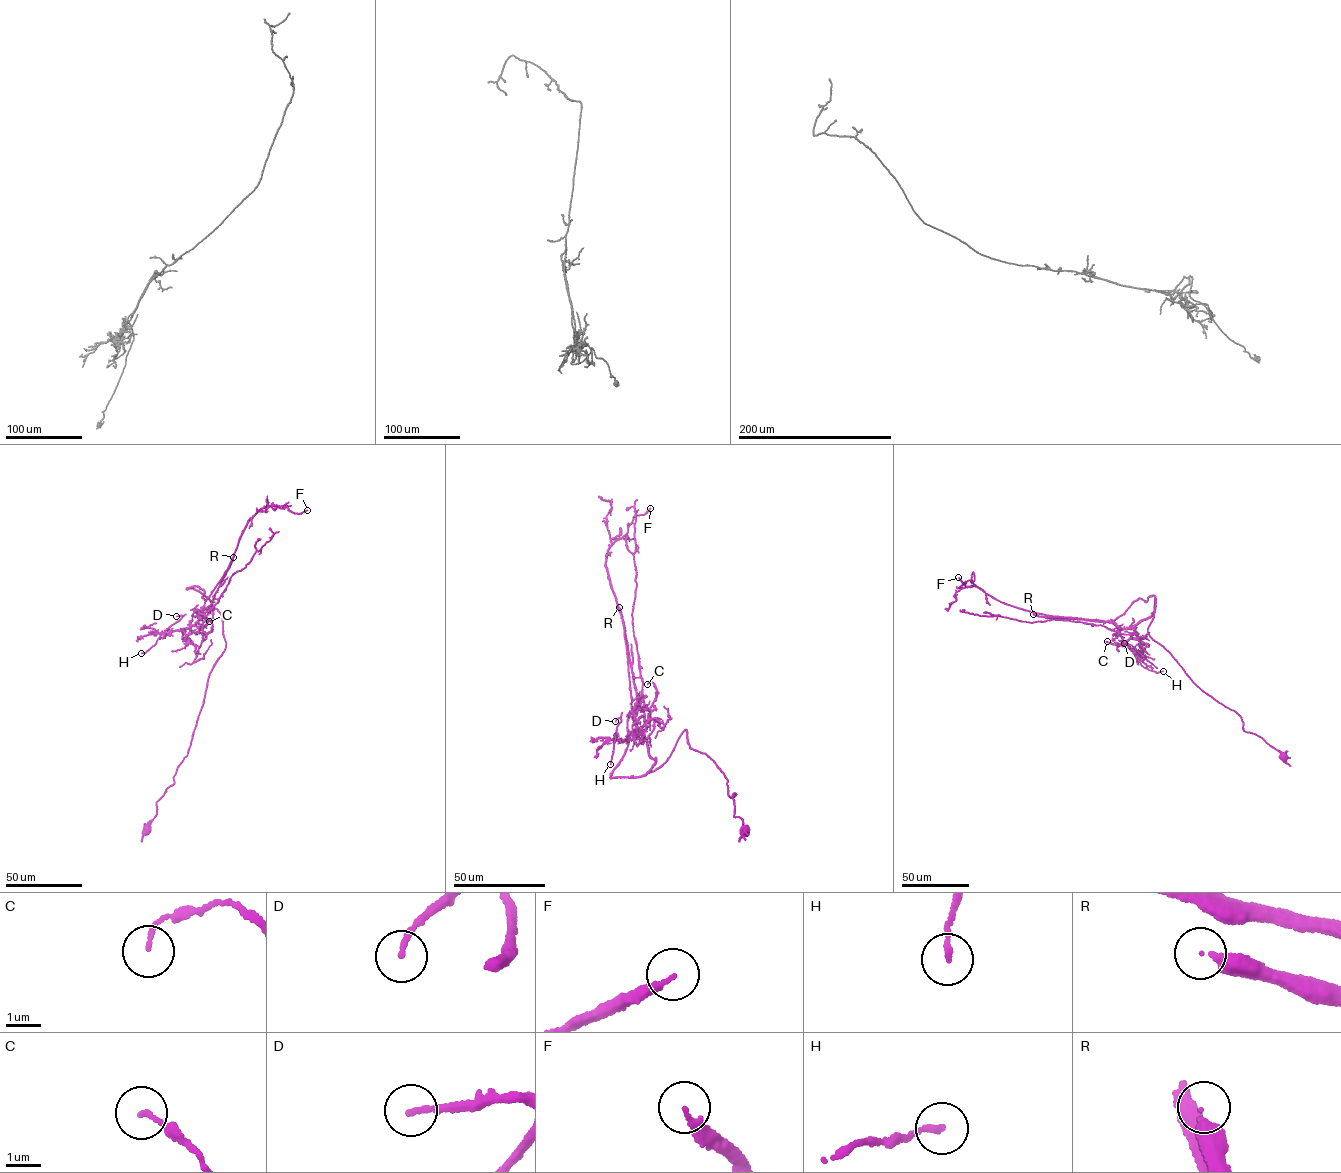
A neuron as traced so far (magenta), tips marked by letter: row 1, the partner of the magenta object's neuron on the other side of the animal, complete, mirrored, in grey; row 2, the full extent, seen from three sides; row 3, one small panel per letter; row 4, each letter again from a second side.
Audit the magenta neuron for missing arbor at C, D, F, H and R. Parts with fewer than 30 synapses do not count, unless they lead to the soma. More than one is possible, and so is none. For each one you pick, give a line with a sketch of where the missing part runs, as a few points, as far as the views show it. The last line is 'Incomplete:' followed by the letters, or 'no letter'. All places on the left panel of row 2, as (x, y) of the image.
Incomplete: R

